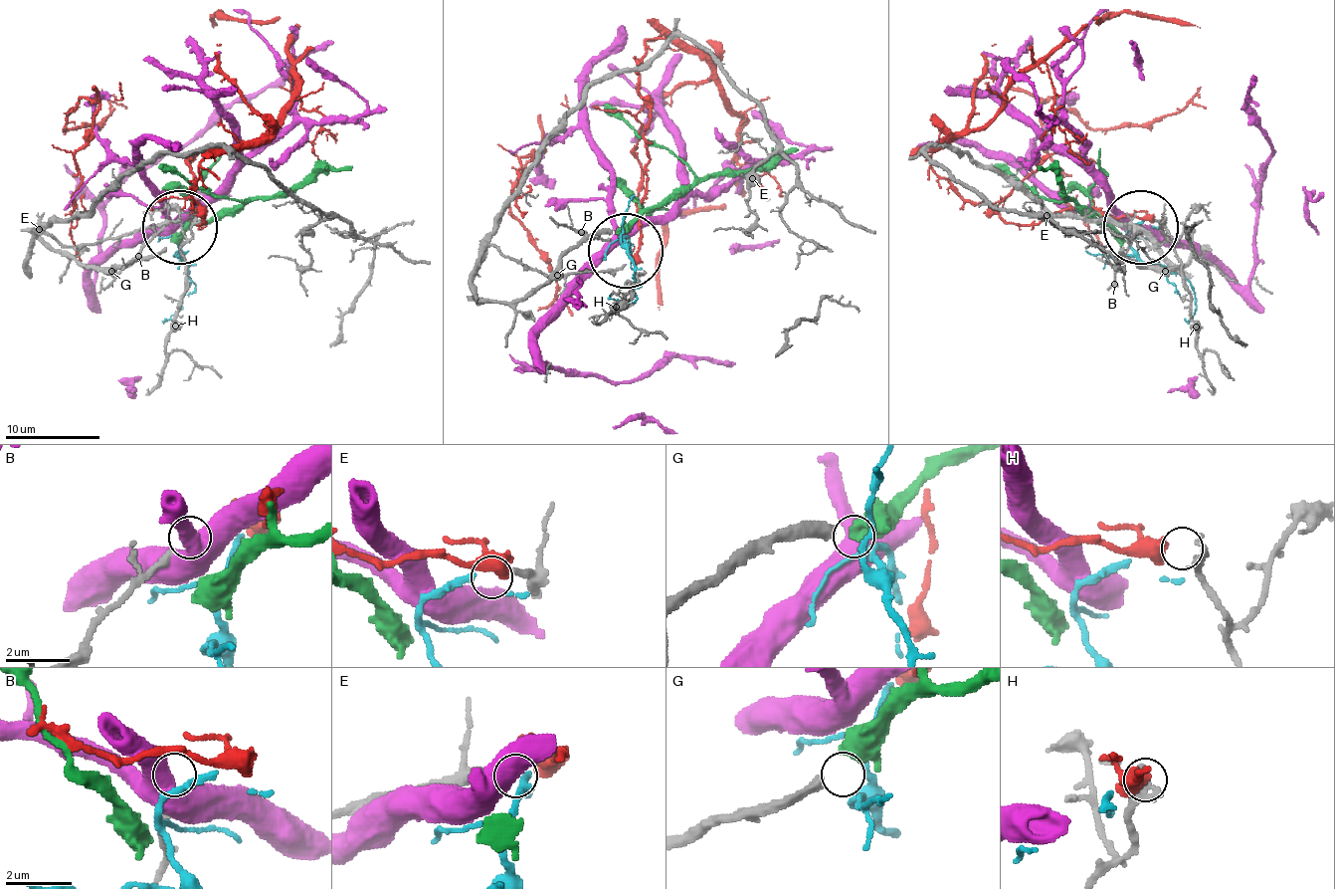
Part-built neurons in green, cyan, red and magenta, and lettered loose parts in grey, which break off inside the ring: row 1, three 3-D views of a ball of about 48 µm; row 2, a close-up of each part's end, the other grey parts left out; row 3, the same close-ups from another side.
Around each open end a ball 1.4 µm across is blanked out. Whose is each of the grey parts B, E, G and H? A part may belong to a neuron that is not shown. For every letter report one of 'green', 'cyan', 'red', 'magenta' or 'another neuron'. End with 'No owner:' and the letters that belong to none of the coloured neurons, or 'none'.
B: another neuron
E: cyan
G: green
H: another neuron
No owner: B, H

